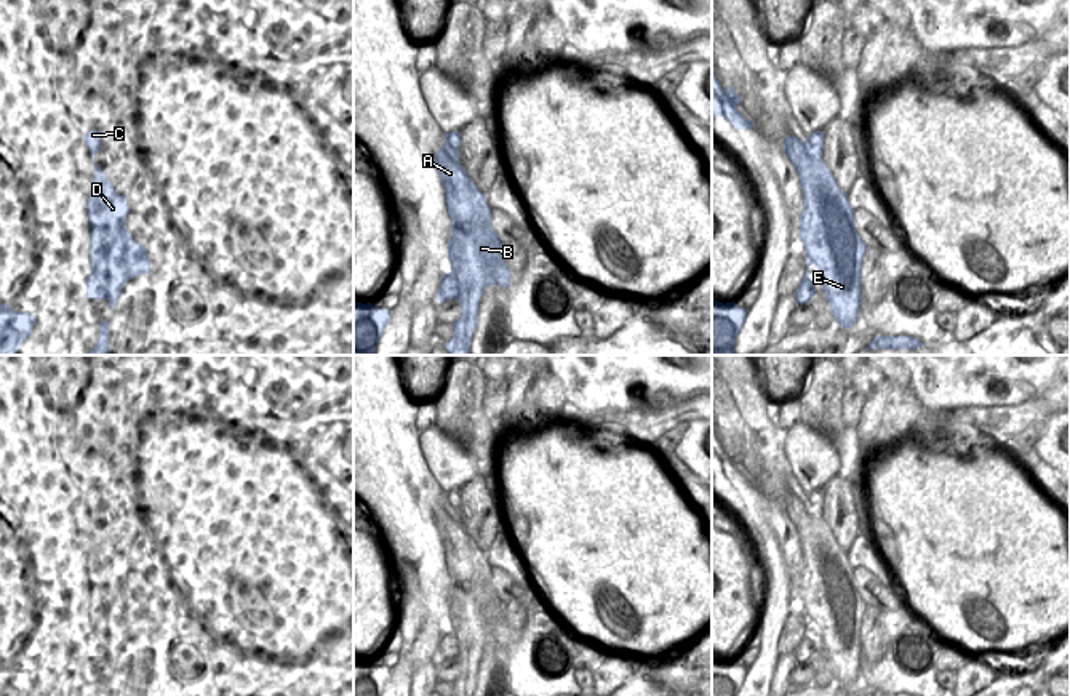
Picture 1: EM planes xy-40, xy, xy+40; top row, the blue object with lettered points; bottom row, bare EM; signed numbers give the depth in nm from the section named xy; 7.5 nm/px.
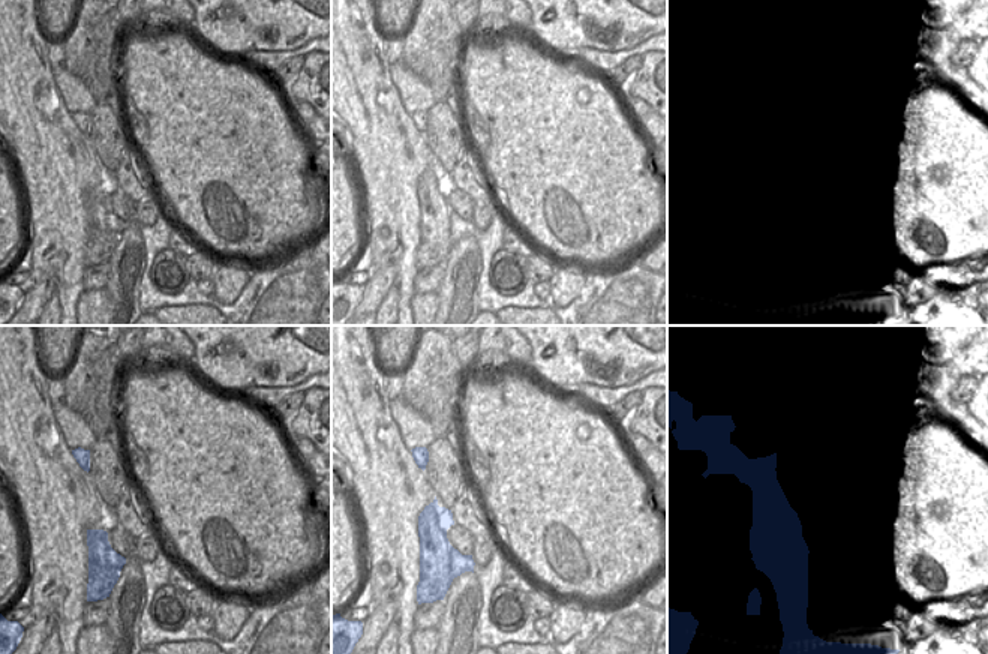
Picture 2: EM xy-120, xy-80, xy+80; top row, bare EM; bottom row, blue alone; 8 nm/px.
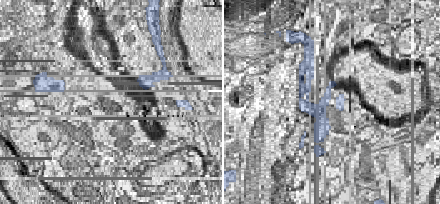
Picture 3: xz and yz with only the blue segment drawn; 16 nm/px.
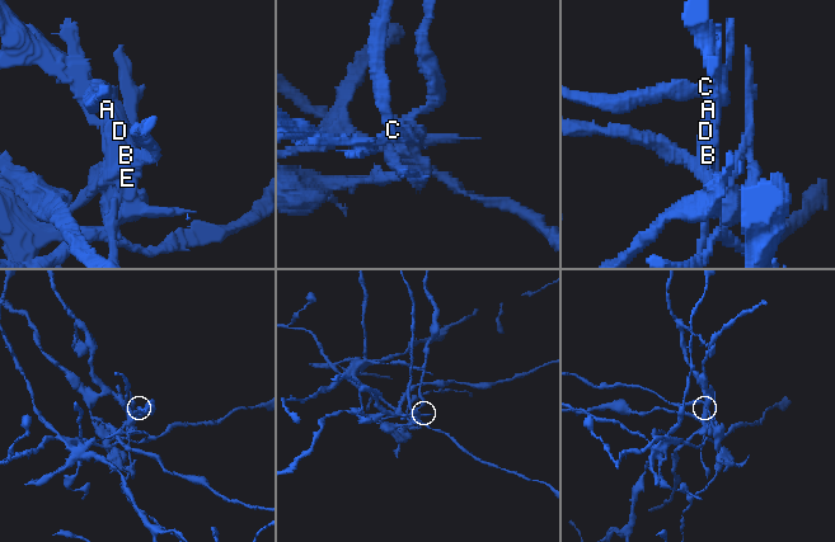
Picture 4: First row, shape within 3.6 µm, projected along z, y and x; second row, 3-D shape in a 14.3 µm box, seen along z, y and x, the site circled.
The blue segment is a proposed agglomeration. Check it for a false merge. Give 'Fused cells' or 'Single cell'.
Fused cells

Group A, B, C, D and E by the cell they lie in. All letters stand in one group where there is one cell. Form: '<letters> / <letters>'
A B D E / C

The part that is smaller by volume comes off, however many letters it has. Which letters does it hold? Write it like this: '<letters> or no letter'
C

